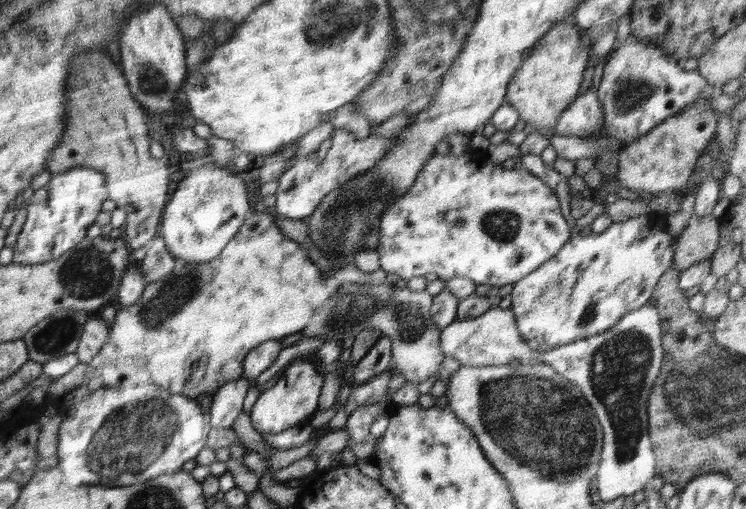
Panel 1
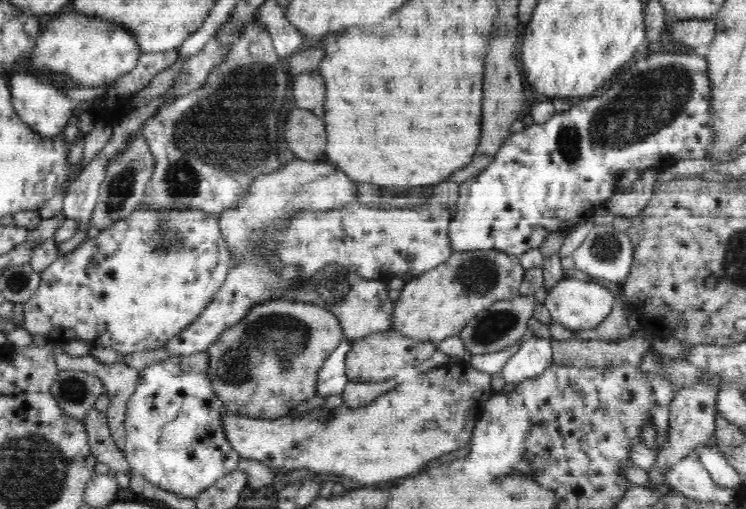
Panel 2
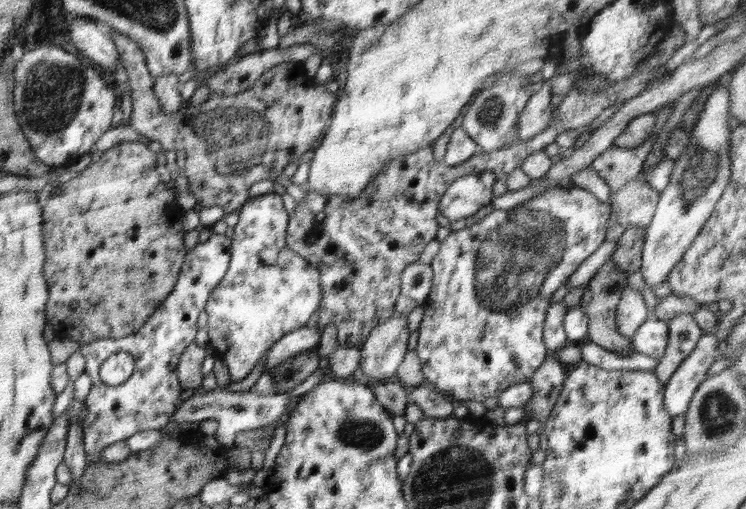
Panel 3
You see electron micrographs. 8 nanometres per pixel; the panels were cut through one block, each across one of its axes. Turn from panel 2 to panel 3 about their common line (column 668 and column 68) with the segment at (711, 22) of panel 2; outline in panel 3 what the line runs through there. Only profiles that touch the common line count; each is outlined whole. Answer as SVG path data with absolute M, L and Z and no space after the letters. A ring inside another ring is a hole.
M74 18L69 23L70 40L78 51L115 74L115 64L119 60L119 52L110 38L110 33L93 20Z

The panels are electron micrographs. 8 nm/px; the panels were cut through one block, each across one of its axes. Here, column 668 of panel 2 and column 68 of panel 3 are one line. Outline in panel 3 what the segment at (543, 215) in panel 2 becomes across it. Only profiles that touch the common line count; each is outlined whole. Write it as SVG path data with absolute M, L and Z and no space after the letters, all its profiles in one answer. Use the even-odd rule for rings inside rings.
M44 44L24 54L12 69L15 82L13 89L13 110L17 121L27 136L37 159L48 166L68 167L78 162L79 156L88 153L94 143L111 127L114 108L117 106L114 86L106 83L92 64L82 64L66 49L54 44Z

